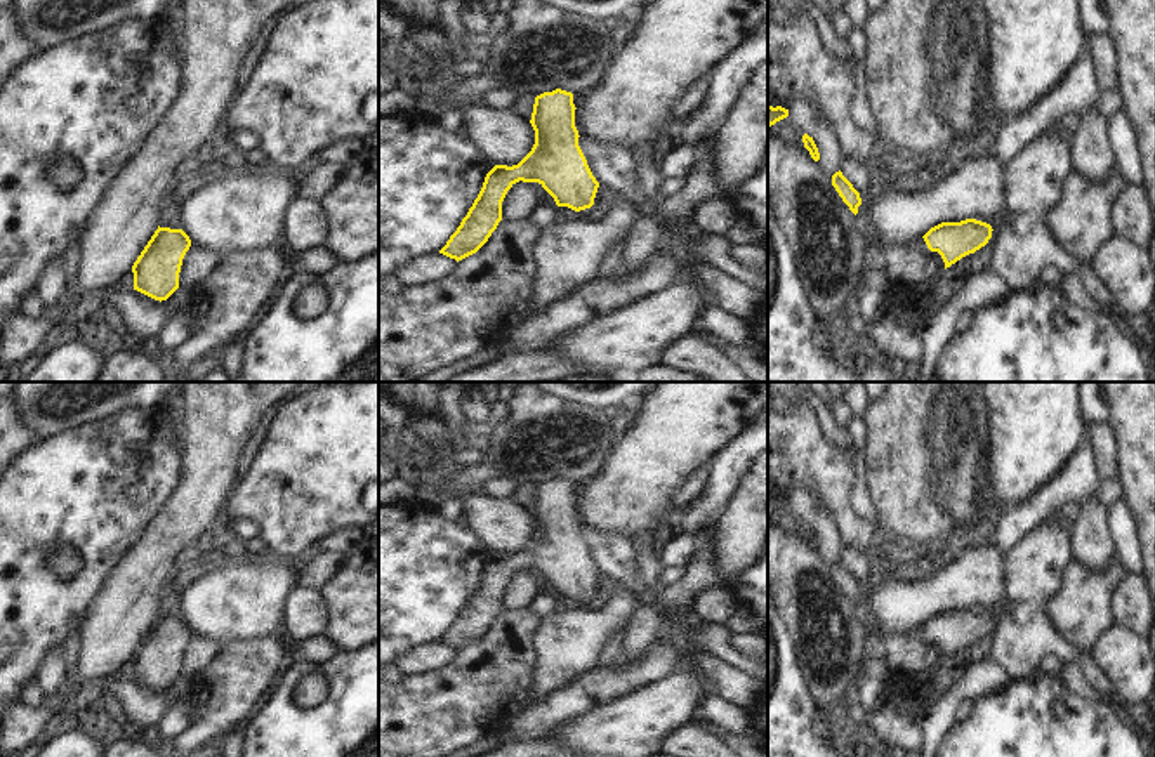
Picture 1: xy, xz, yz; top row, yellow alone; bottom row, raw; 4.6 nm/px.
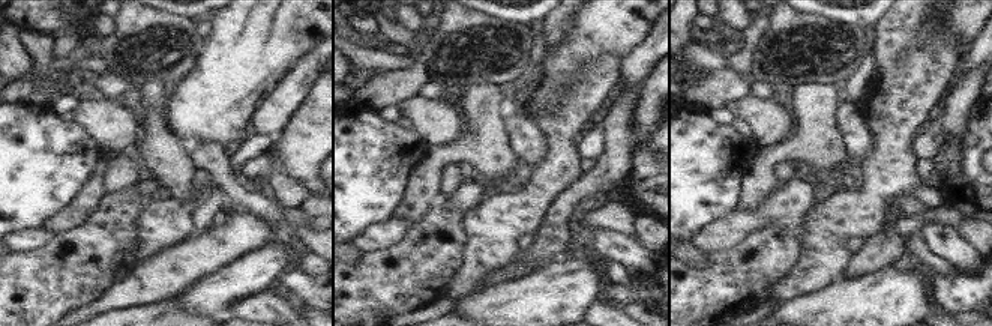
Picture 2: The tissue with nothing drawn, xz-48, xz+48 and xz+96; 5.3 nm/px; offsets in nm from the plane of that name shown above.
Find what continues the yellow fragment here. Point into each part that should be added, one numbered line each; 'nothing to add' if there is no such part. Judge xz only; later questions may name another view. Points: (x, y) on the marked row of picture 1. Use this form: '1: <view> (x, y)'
nothing to add

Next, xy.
nothing to add

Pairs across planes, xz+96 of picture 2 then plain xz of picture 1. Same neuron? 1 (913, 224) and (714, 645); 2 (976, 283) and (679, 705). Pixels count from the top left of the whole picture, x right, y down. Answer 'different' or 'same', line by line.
1: same
2: different

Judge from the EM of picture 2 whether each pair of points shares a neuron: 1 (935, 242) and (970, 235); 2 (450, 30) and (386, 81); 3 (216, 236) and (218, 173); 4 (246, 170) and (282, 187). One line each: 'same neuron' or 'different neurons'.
1: different neurons
2: same neuron
3: different neurons
4: same neuron

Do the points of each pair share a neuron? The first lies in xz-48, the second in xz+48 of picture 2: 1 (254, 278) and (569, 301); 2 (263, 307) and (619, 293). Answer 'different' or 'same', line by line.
1: same
2: same

